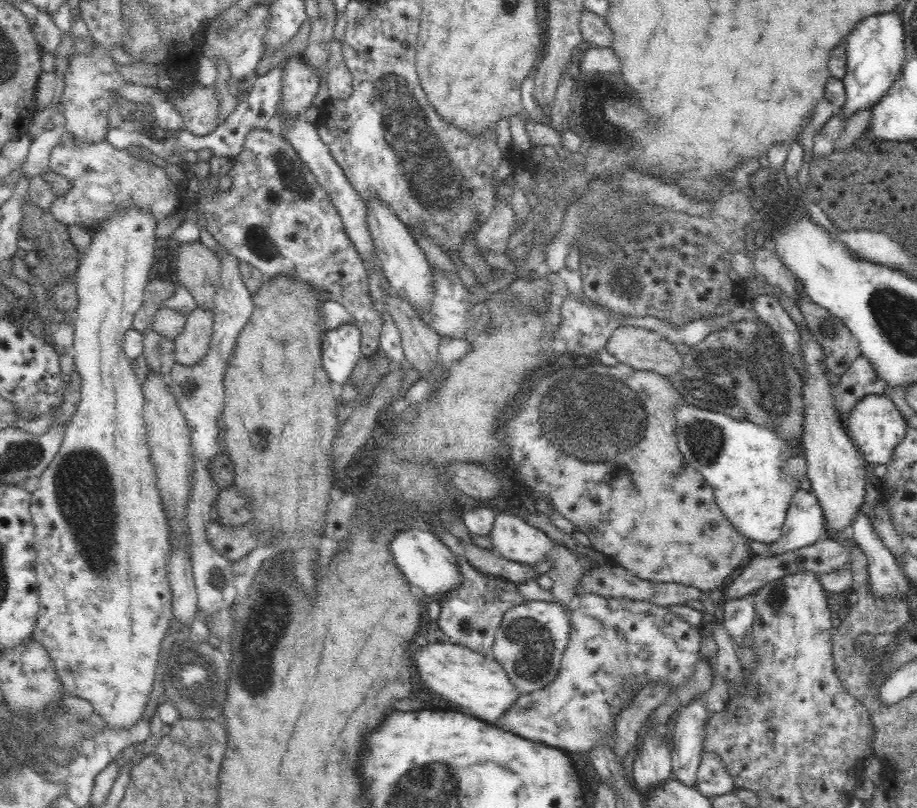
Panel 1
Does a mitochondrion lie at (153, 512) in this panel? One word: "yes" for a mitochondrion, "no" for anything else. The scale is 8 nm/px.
no

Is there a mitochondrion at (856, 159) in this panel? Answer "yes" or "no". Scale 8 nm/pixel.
yes

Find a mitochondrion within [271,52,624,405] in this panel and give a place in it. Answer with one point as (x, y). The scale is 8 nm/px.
(409, 140)

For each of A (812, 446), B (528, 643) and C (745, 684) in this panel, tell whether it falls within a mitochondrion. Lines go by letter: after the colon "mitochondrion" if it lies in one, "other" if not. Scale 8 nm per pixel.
A: other
B: mitochondrion
C: other

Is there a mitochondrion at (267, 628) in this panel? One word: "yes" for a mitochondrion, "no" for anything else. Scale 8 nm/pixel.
yes

